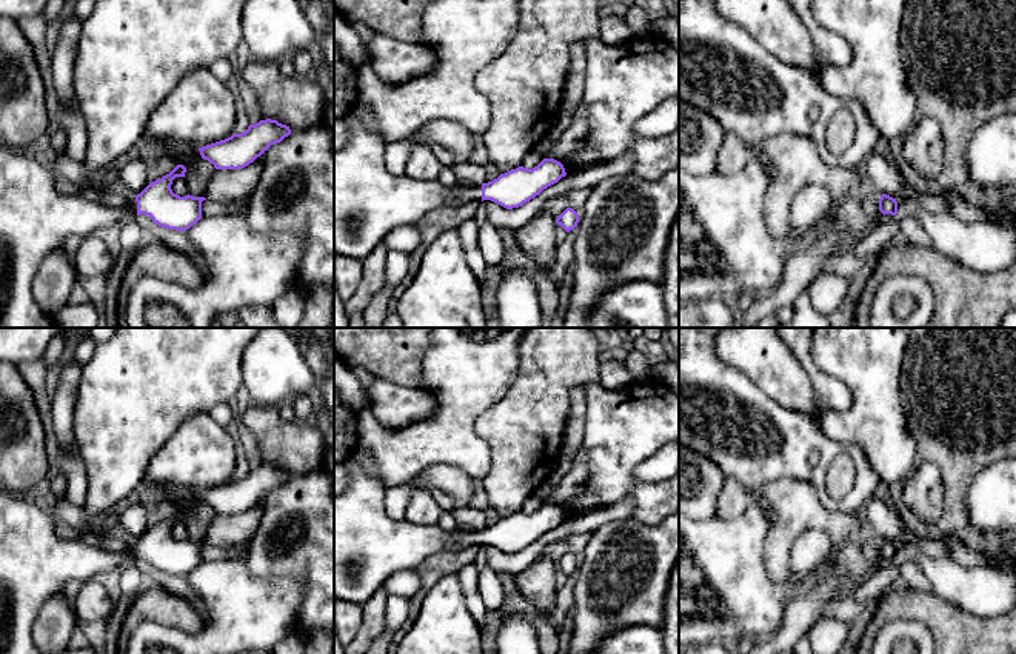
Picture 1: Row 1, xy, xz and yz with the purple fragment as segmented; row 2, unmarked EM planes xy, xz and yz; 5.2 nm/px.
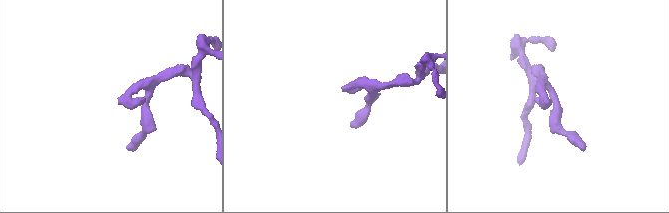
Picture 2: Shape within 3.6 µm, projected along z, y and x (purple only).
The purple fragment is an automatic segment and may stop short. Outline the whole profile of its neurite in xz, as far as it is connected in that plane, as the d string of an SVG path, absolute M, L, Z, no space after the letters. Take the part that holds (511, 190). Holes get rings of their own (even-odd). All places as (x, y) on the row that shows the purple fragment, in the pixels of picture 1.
M356 115L345 117L349 137L343 148L334 151L334 252L365 259L385 235L399 226L416 225L426 212L439 206L457 206L468 200L491 200L506 209L519 208L539 195L548 186L566 175L554 158L543 158L536 168L519 166L482 185L465 189L446 186L439 180L414 180L408 175L393 175L385 168L385 140L369 131Z

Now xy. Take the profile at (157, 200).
M0 148L0 328L55 328L54 319L34 300L34 279L43 259L62 248L69 237L86 237L100 228L114 226L131 215L149 215L162 228L186 231L202 219L202 202L205 197L172 192L175 177L185 177L186 168L177 165L169 174L149 183L140 194L131 195L120 208L105 206L86 200L80 192L62 194L55 188L55 174L42 165L29 151Z

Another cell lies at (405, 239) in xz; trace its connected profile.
M417 225L399 226L385 235L383 243L388 251L394 249L411 255L420 245L420 231Z

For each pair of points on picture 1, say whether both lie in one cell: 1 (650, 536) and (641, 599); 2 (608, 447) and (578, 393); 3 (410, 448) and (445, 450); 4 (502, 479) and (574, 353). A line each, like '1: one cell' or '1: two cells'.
1: one cell
2: two cells
3: one cell
4: one cell

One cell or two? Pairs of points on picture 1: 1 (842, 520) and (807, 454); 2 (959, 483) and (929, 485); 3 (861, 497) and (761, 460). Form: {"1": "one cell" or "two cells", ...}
{"1": "two cells", "2": "two cells", "3": "one cell"}

